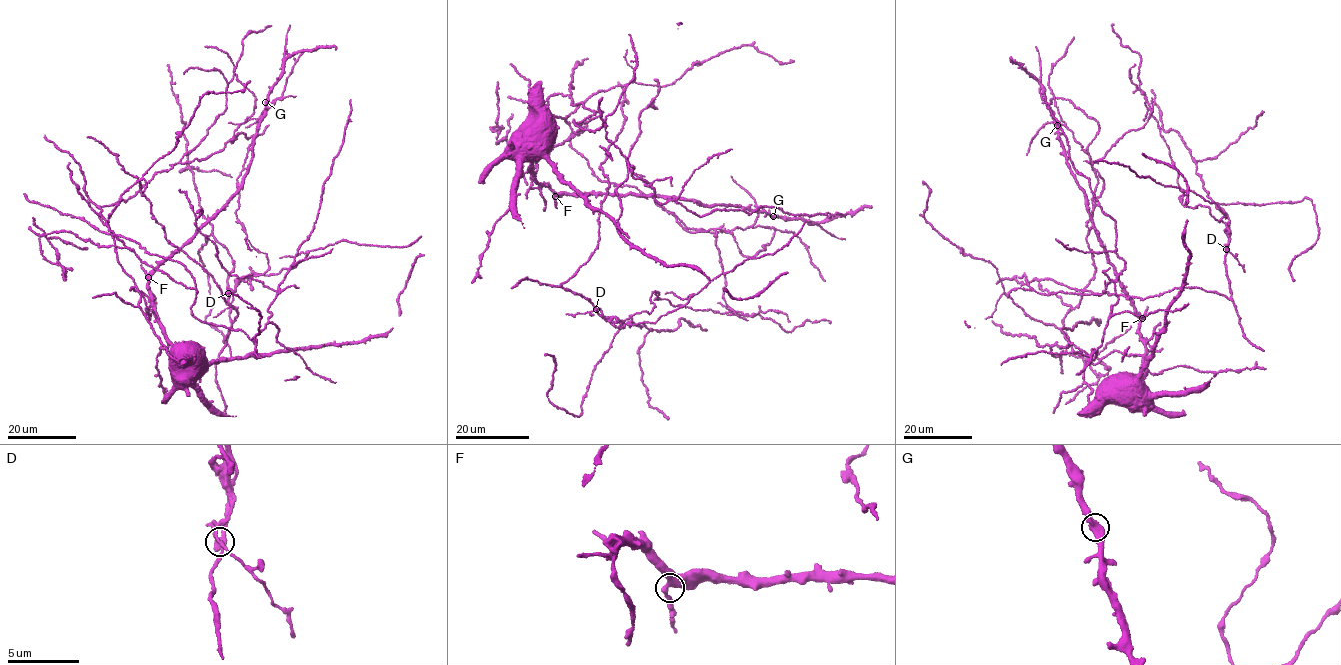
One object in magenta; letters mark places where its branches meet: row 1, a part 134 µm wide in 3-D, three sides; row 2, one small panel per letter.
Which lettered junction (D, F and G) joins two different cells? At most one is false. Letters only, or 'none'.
D

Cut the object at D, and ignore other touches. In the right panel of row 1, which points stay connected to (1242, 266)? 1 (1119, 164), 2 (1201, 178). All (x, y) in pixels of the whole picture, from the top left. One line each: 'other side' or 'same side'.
1: same side
2: other side

